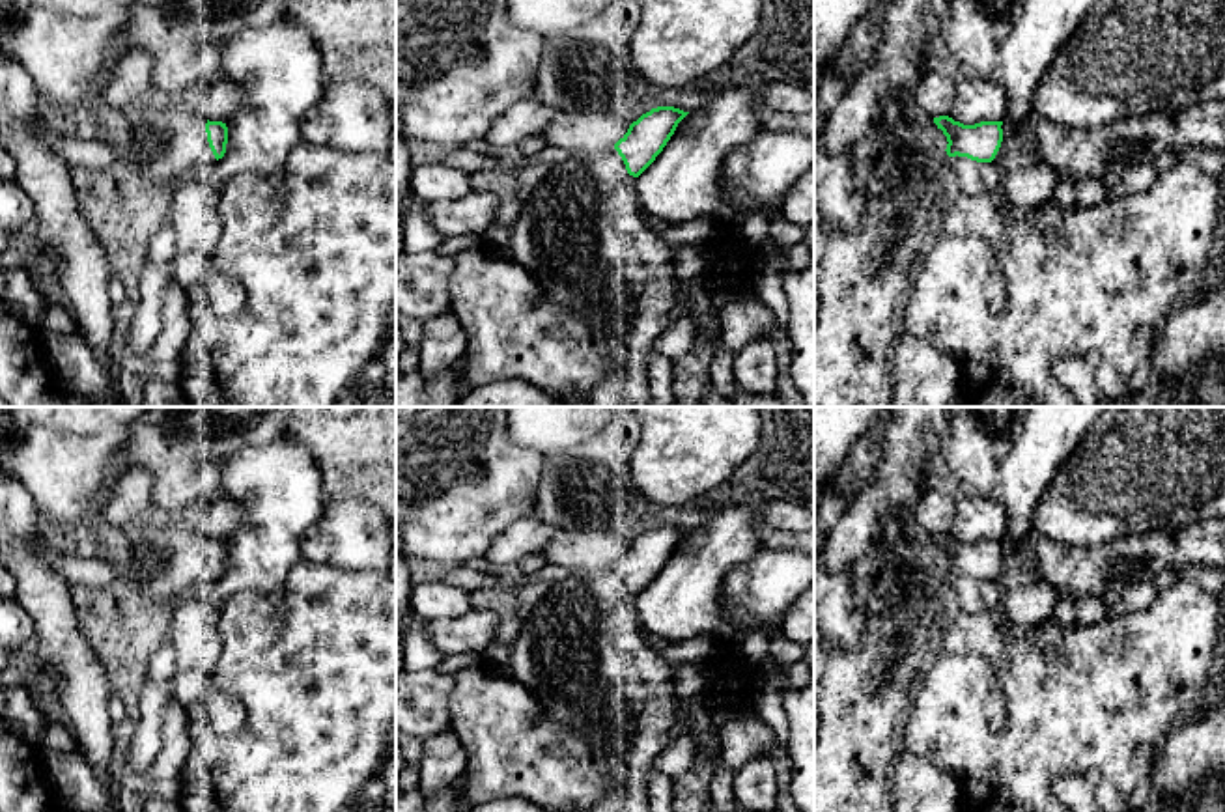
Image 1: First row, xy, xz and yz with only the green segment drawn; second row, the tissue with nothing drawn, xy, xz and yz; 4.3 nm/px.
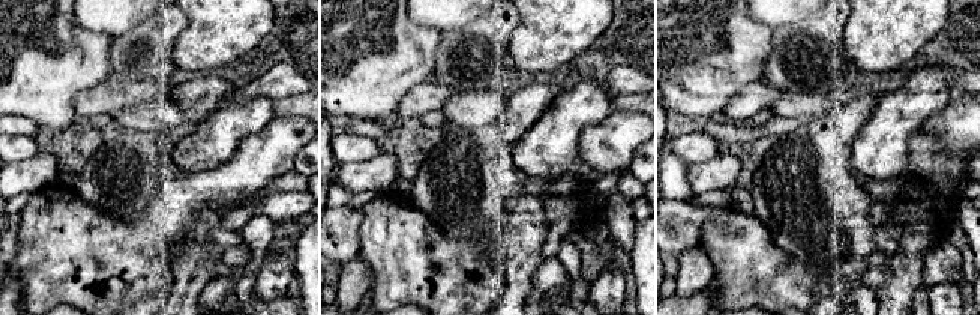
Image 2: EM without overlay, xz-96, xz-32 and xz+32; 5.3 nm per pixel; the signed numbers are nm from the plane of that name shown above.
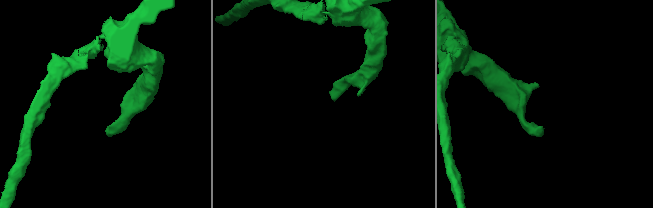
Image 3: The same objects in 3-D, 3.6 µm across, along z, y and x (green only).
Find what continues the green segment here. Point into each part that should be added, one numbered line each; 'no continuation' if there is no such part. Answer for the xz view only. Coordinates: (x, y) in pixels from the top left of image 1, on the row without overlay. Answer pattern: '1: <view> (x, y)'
1: xz (583, 654)

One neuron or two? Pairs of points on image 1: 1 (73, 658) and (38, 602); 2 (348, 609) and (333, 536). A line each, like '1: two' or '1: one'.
1: one
2: two

